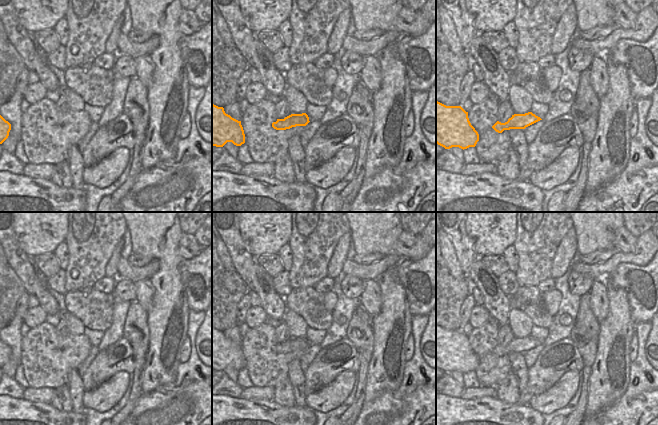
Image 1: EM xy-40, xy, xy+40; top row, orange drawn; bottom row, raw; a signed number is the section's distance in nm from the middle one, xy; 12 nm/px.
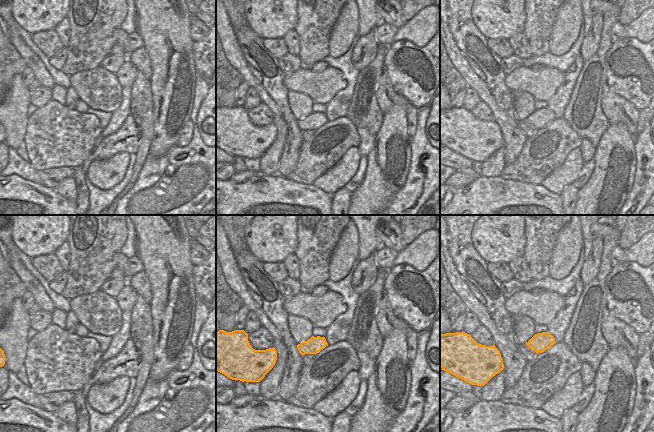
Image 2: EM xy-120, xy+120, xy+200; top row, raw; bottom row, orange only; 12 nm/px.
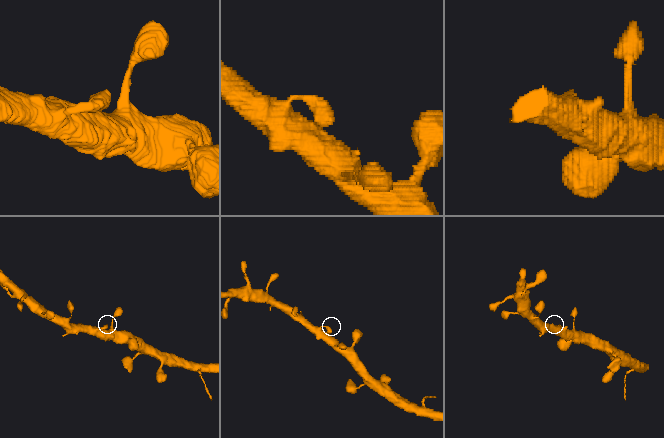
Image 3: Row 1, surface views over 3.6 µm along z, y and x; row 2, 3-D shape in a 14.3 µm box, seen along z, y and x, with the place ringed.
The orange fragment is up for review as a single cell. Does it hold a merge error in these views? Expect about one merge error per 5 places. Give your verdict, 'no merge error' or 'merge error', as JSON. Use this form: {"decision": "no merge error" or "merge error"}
{"decision": "no merge error"}

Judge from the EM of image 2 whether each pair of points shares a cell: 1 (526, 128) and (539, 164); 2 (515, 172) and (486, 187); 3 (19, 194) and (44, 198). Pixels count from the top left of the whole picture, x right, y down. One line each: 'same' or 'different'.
1: different
2: different
3: same

